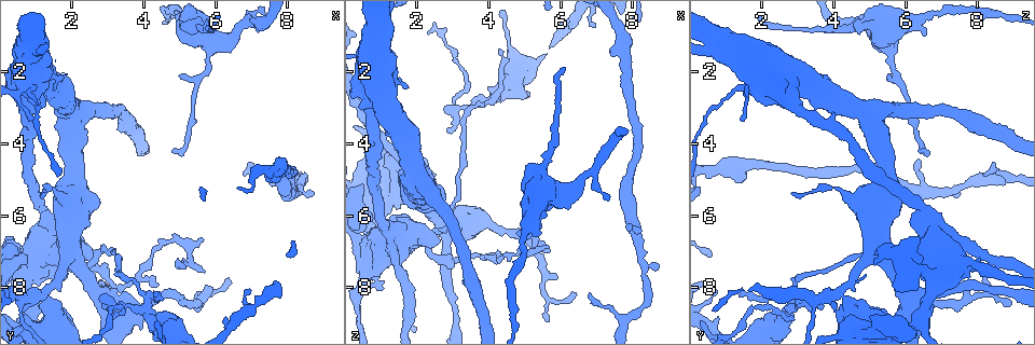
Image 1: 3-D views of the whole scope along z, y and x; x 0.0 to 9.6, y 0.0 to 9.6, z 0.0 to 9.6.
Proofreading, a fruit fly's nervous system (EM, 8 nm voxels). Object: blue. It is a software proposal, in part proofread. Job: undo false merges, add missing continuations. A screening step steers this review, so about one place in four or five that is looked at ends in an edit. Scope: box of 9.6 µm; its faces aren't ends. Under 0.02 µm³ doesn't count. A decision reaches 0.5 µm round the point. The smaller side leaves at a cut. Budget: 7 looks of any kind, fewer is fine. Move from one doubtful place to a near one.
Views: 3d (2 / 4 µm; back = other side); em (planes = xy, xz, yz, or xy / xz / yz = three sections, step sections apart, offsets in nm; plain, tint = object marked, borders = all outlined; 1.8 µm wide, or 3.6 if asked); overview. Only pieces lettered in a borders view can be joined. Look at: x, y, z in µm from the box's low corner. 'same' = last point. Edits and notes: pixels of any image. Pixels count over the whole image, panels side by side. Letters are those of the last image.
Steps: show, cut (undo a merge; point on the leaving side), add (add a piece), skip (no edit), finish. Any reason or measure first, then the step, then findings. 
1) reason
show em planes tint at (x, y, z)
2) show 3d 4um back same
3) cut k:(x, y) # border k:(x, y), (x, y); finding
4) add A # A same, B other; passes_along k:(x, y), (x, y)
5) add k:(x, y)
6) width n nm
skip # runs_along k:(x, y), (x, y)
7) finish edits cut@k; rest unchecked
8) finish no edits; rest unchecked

show 3d 4um at (1.20, 5.90, 6.60)

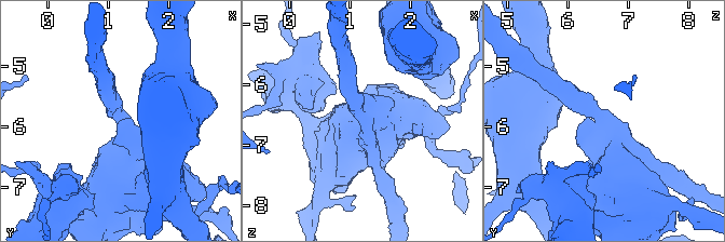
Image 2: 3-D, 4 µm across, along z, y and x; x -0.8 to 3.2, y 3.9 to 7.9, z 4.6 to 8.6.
show em 3.6um planes tint at (1.20, 5.85, 6.55)

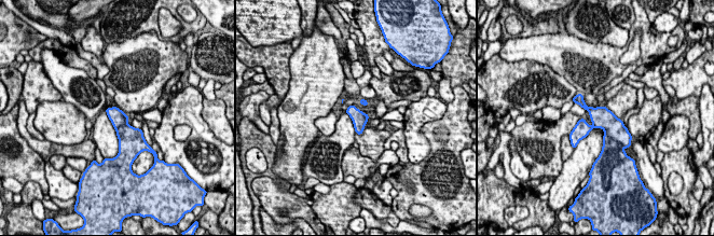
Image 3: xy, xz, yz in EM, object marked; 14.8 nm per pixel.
see the neighbours
show em 3.6um planes borders same

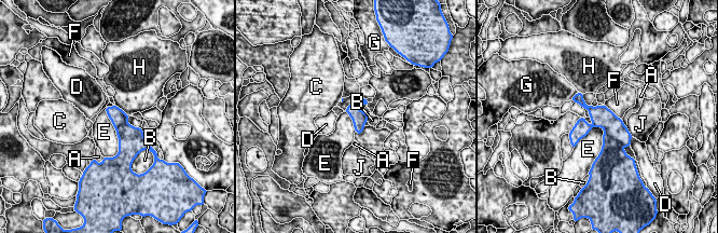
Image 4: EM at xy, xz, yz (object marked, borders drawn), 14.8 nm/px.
width 240 nm
cut 4:(611, 153) # A other, B other, C other, D other, E other, F other, G other, H other, J other; border 4:(605, 133), (620, 144); two neurons meet here

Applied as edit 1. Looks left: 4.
see it whole again
show overview

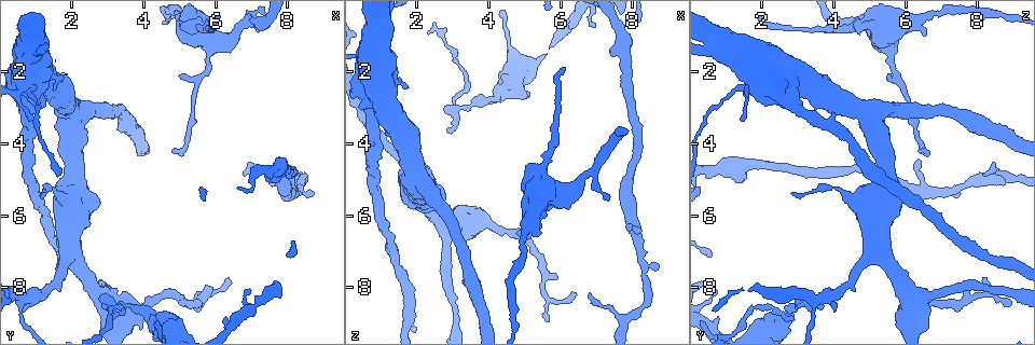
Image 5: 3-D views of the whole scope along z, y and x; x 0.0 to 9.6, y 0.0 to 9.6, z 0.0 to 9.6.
branch stops here
show 3d 2um at (7.85, 4.50, 6.35)

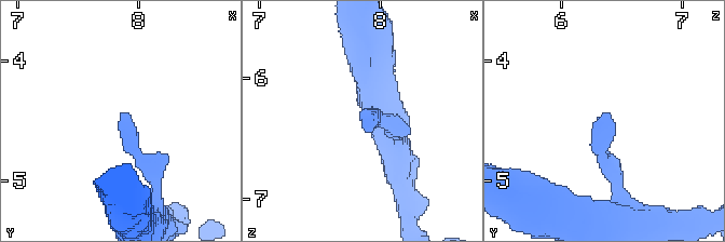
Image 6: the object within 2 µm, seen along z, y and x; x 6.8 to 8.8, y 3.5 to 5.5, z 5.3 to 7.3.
shape alone is not enough
show em planes borders at (7.84, 4.44, 6.38)

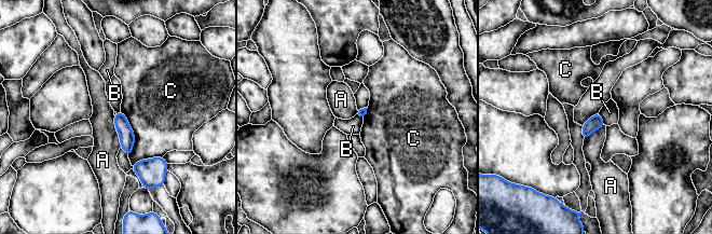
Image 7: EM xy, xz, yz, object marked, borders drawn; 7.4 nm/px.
skip # A other, B other, C other; none of them fits

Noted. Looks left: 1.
finish edits cut@4; rest unchecked

